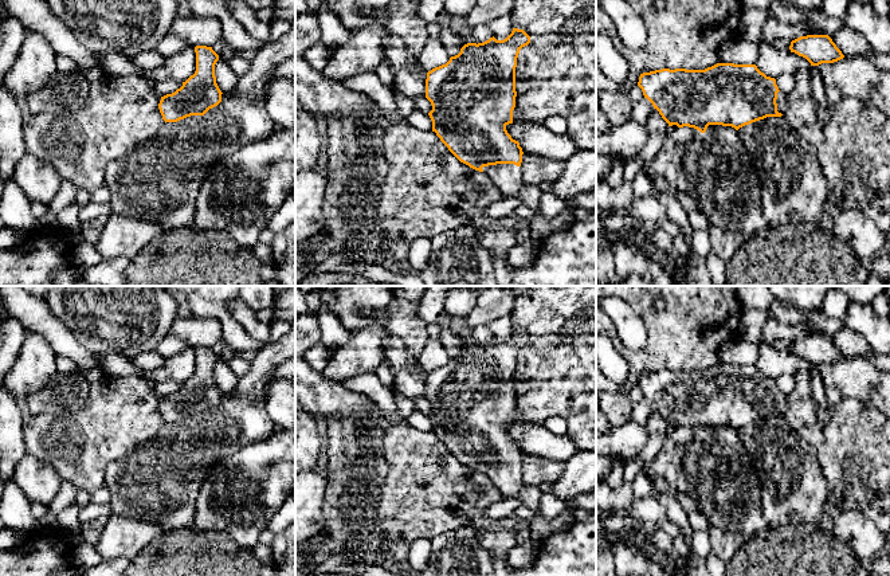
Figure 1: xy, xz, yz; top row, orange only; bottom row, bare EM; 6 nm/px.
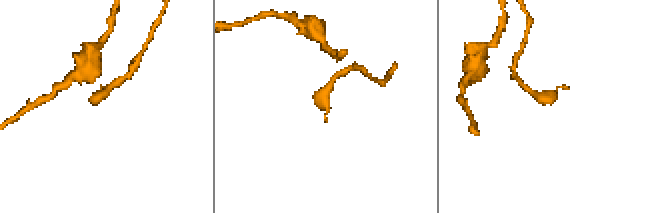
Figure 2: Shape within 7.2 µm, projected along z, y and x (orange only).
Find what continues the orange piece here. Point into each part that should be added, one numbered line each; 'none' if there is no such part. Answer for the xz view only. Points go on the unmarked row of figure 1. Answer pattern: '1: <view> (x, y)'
1: xz (506, 477)

